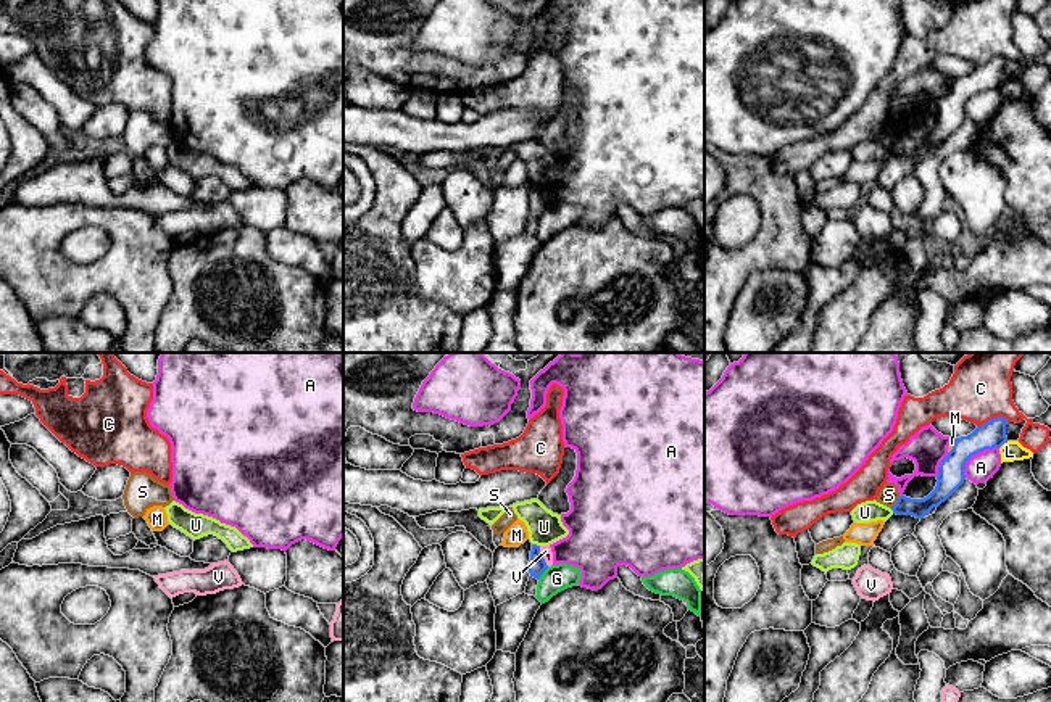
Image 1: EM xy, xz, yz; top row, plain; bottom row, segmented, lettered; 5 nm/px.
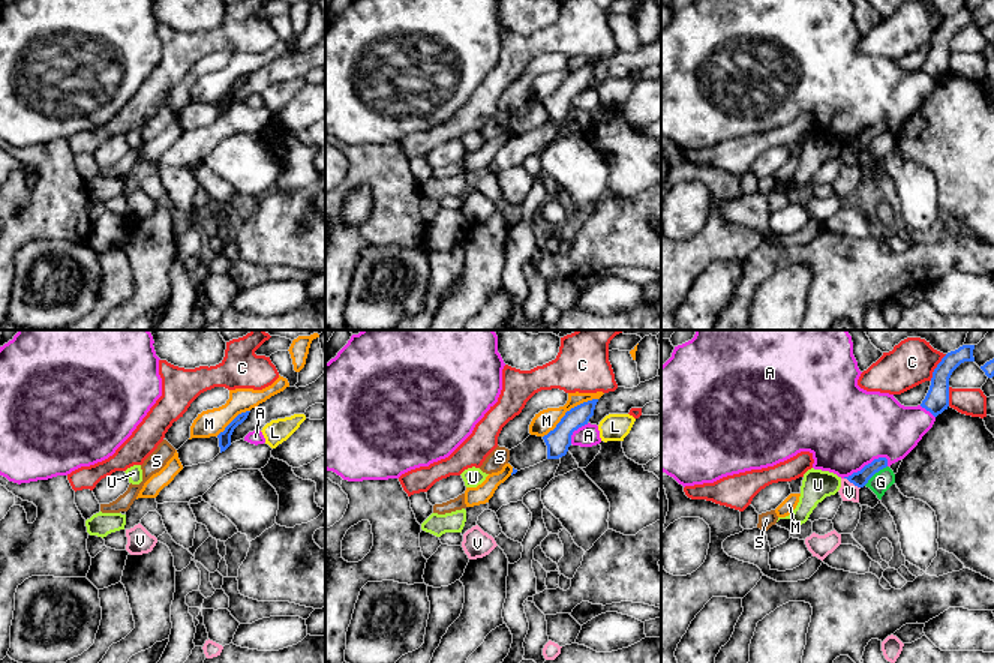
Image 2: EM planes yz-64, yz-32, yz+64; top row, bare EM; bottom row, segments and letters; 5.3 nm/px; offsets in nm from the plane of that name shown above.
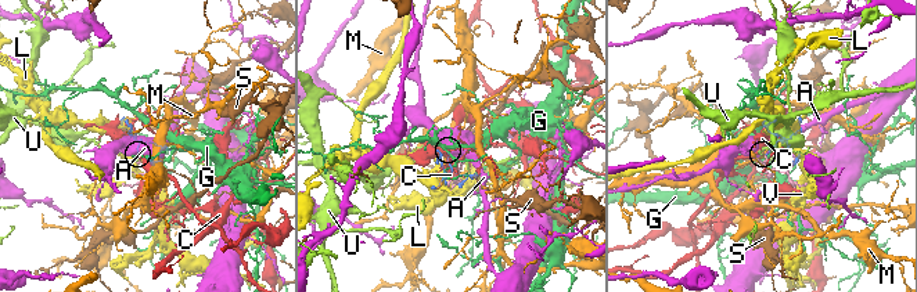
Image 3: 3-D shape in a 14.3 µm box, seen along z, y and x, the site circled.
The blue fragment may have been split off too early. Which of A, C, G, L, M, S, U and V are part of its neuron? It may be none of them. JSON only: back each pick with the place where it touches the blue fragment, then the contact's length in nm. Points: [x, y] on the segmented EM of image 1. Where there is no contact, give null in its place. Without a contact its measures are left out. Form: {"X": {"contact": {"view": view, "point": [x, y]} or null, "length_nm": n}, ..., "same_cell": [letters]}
{"same_cell": []}

